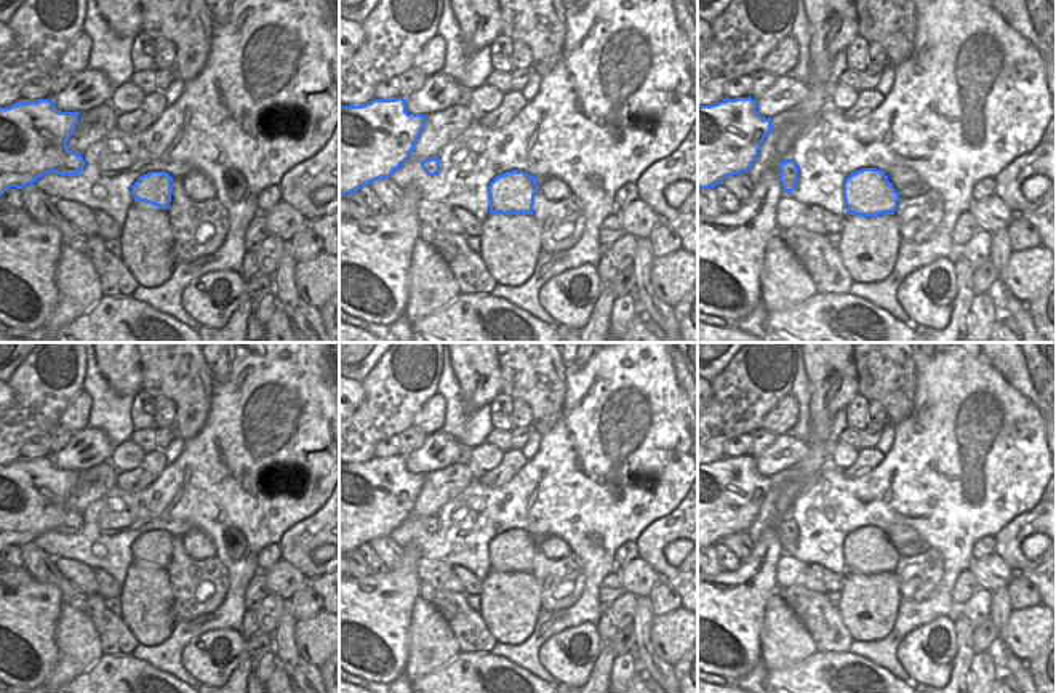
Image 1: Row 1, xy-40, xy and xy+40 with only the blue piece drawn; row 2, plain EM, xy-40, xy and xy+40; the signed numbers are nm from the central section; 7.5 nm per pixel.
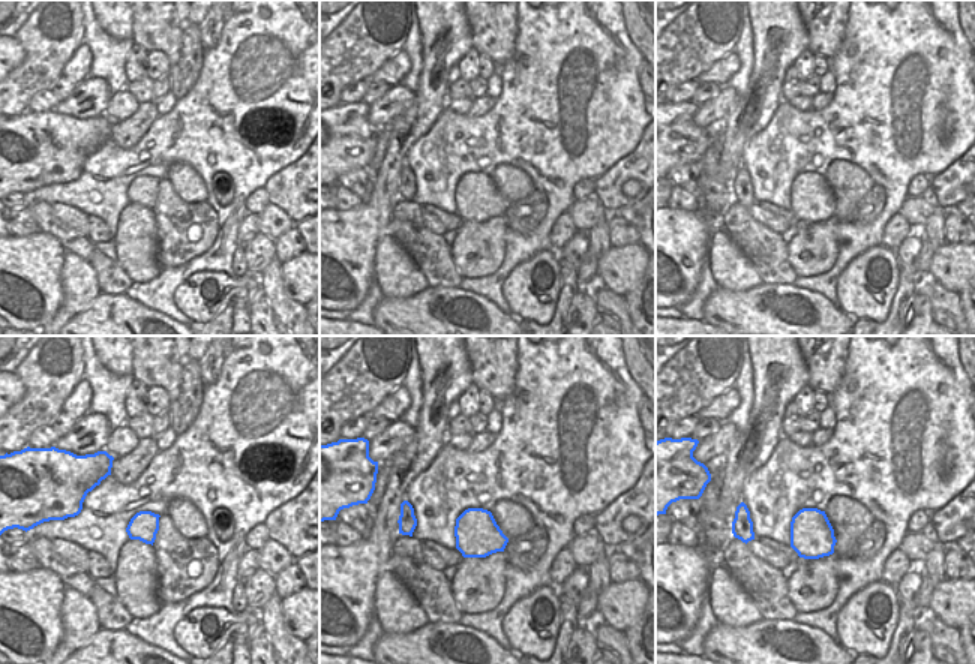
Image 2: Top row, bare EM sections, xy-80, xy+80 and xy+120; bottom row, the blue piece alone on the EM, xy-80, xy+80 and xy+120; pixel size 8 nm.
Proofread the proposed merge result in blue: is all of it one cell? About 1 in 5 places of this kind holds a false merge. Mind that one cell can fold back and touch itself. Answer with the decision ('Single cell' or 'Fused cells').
Single cell

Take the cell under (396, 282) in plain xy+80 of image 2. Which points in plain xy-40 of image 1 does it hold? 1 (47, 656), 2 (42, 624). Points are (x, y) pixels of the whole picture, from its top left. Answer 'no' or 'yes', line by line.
1: no
2: no

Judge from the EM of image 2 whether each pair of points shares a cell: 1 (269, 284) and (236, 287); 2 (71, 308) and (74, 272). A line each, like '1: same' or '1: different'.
1: different
2: same

